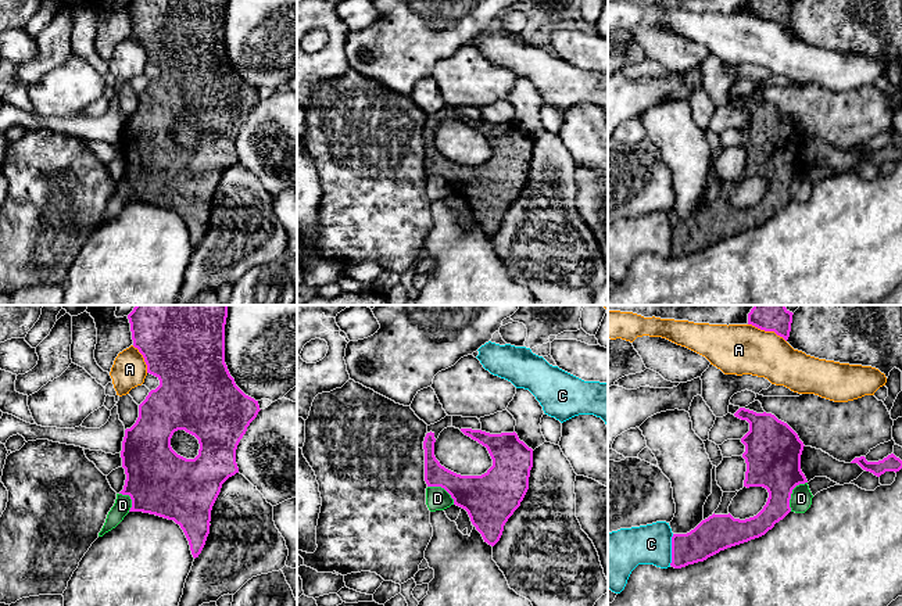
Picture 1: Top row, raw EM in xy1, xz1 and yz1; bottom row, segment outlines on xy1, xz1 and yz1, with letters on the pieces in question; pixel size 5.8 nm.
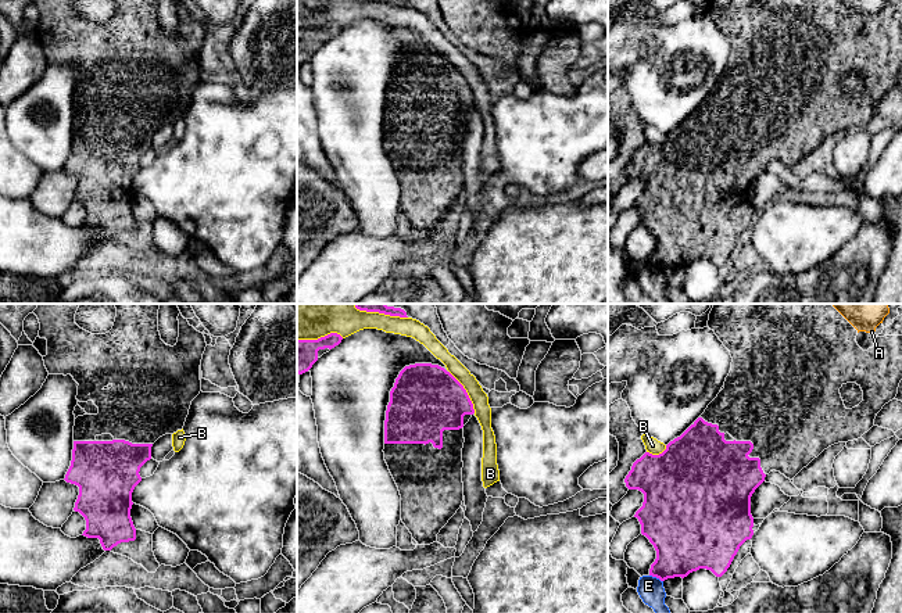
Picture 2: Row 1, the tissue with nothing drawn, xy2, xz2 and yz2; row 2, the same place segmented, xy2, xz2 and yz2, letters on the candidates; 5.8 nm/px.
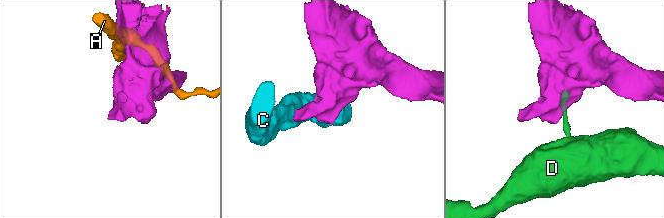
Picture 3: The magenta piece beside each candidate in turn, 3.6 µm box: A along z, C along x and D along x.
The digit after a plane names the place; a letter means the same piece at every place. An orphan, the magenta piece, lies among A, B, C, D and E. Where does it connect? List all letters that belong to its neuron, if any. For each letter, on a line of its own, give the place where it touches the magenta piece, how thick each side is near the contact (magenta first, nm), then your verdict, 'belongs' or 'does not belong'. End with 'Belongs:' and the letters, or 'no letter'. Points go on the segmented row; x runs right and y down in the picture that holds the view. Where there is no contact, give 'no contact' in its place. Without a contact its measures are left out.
A: yz1 (768, 330) | 200/280 nm | does not belong
B: xz2 (321, 337) | 190/420 nm | does not belong
C: yz1 (672, 549) | 200/240 nm | does not belong
D: yz1 (791, 492) | 320/130 nm | does not belong
E: yz2 (657, 577) | 340/150 nm | does not belong
Belongs: no letter

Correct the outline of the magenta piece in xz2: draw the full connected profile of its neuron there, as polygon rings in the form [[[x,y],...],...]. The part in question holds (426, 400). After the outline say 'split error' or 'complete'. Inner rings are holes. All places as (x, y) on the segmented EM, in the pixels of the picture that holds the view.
[[[439,365],[405,366],[390,391],[384,460],[401,495],[401,520],[418,545],[437,542],[437,534],[462,505],[463,426],[473,413],[463,386]]]; split error

